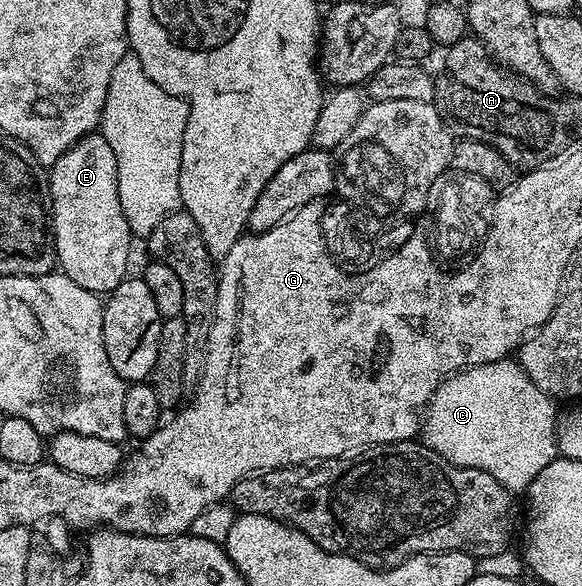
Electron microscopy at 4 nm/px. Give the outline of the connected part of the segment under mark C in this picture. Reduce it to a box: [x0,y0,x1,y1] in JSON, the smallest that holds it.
[423,358,559,494]

